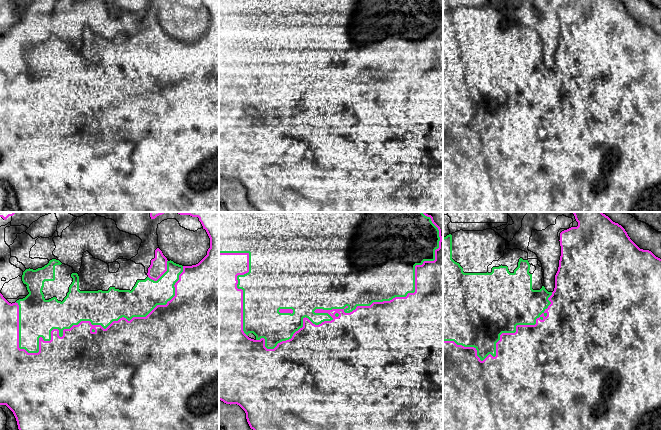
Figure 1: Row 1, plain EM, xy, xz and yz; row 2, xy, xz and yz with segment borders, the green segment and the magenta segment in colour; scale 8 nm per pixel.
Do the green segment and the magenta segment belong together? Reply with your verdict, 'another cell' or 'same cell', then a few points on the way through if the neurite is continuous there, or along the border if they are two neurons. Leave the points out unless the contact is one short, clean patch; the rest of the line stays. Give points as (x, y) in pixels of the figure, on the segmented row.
same cell

